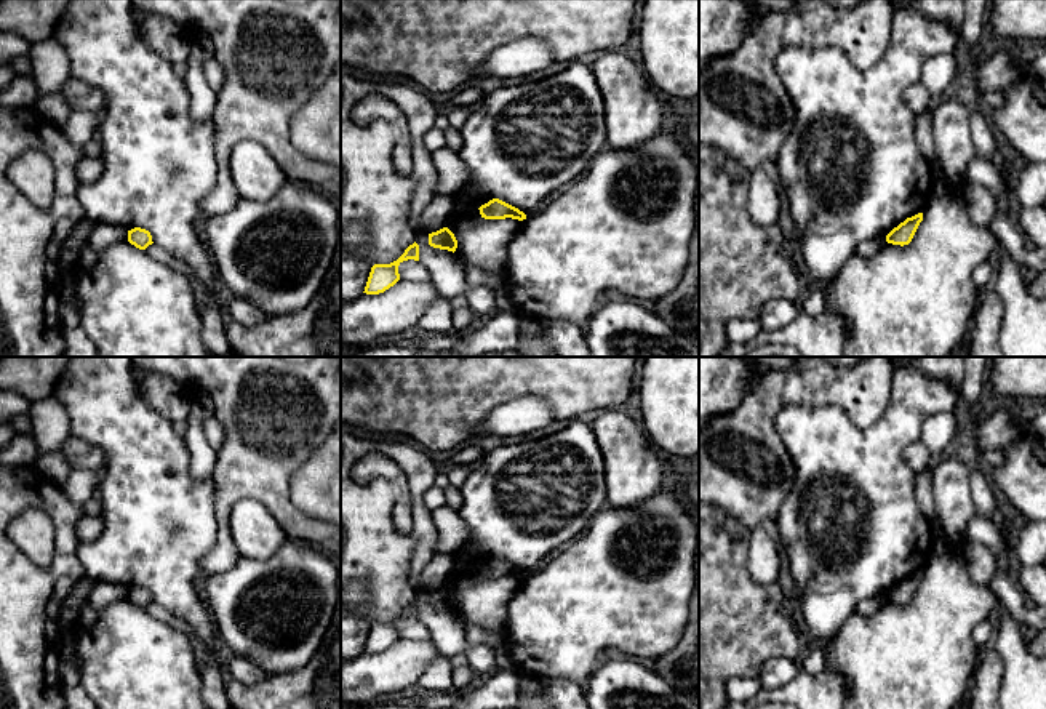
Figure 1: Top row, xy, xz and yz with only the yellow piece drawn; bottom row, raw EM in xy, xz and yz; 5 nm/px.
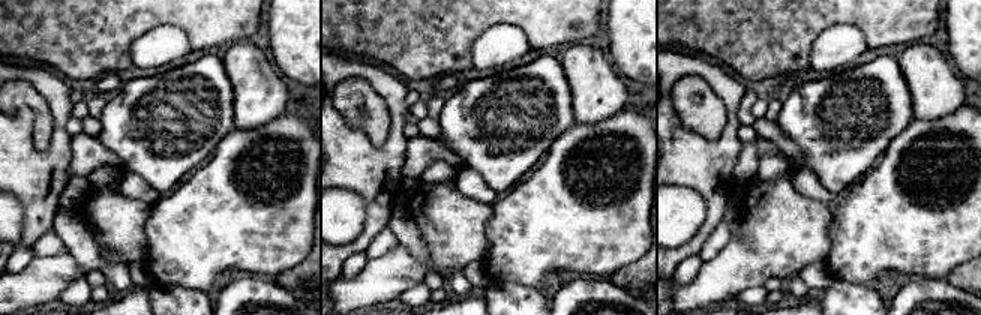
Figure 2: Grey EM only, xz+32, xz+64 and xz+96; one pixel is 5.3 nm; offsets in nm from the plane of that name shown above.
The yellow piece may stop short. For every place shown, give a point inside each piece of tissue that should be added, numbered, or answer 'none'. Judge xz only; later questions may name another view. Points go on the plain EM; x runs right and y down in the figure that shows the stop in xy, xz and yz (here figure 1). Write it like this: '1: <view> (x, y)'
none

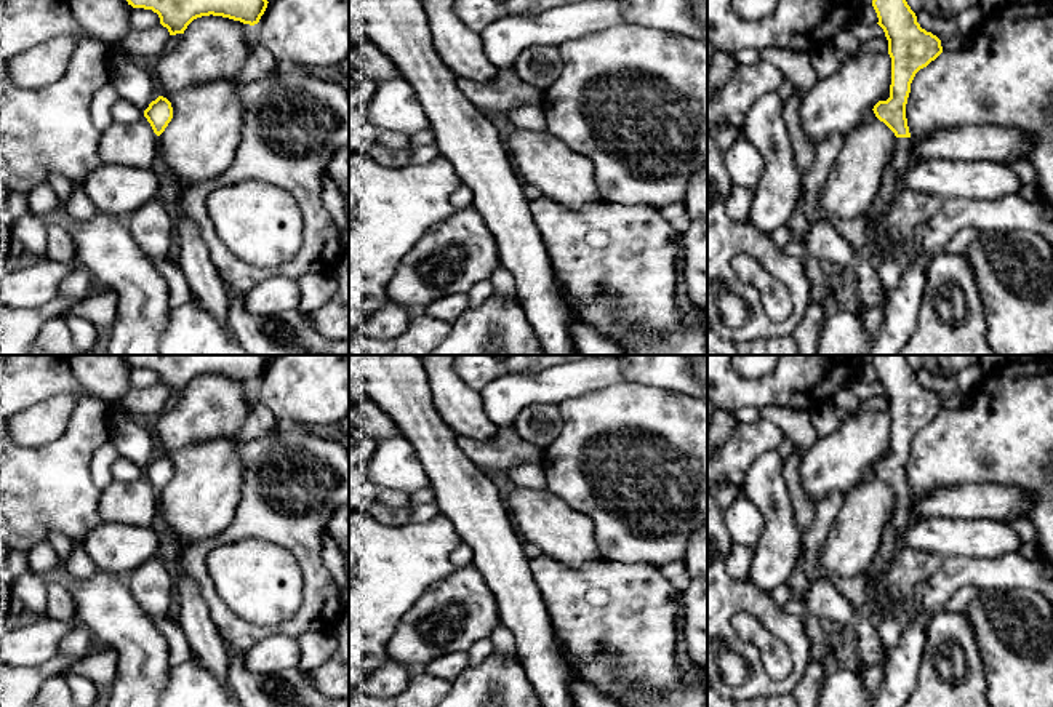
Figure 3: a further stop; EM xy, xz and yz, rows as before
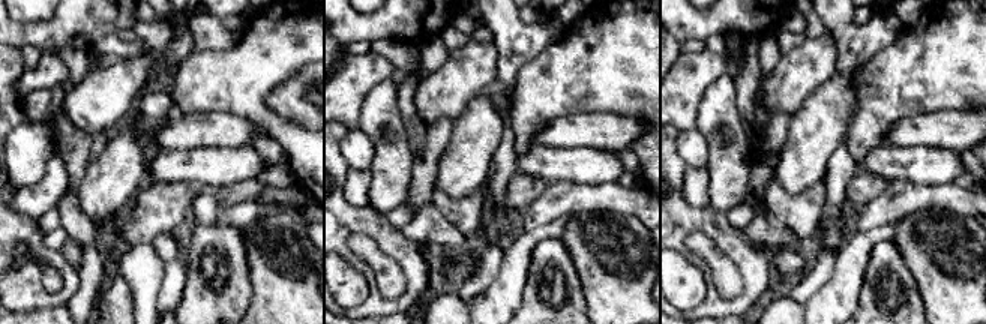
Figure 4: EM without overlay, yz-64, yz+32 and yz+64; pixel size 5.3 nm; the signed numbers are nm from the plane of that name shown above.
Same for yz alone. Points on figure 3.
1: yz (901, 517)

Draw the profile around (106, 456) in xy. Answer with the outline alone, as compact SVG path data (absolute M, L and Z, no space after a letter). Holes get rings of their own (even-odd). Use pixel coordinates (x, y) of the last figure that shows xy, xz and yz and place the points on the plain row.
M109 440L101 445L91 457L91 477L93 483L102 491L114 480L112 469L120 459L115 445Z

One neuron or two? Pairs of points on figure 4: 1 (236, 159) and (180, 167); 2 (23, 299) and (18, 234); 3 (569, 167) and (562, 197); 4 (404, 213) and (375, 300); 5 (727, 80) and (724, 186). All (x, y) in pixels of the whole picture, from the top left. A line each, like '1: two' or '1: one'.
1: one
2: one
3: two
4: two
5: one

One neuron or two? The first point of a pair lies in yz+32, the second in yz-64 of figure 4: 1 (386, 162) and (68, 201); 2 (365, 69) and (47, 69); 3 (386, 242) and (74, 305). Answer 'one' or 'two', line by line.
1: two
2: one
3: two

